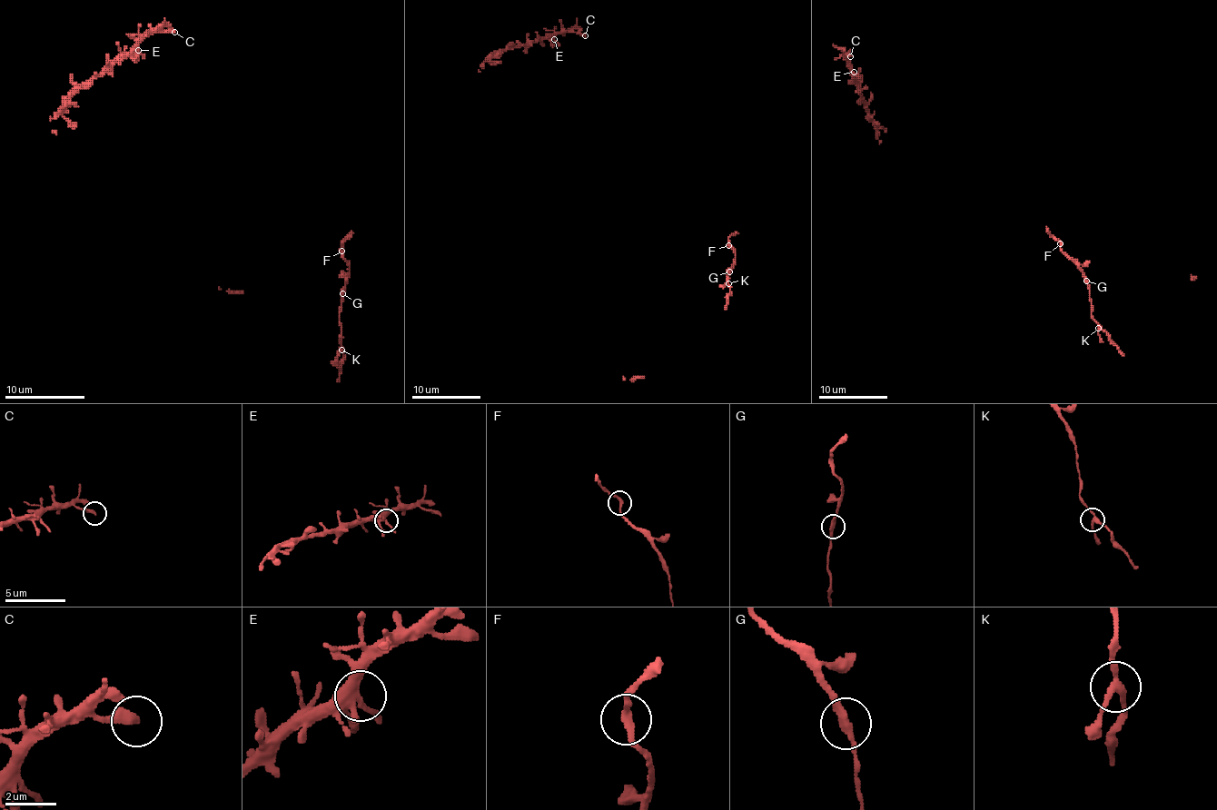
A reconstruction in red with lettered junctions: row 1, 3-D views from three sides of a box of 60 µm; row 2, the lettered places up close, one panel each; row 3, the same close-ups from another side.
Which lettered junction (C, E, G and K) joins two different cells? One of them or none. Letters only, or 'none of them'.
G

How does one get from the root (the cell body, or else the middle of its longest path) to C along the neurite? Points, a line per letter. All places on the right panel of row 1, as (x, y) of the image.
C: (854, 80), (854, 72), (846, 60), (846, 56), (850, 56)

